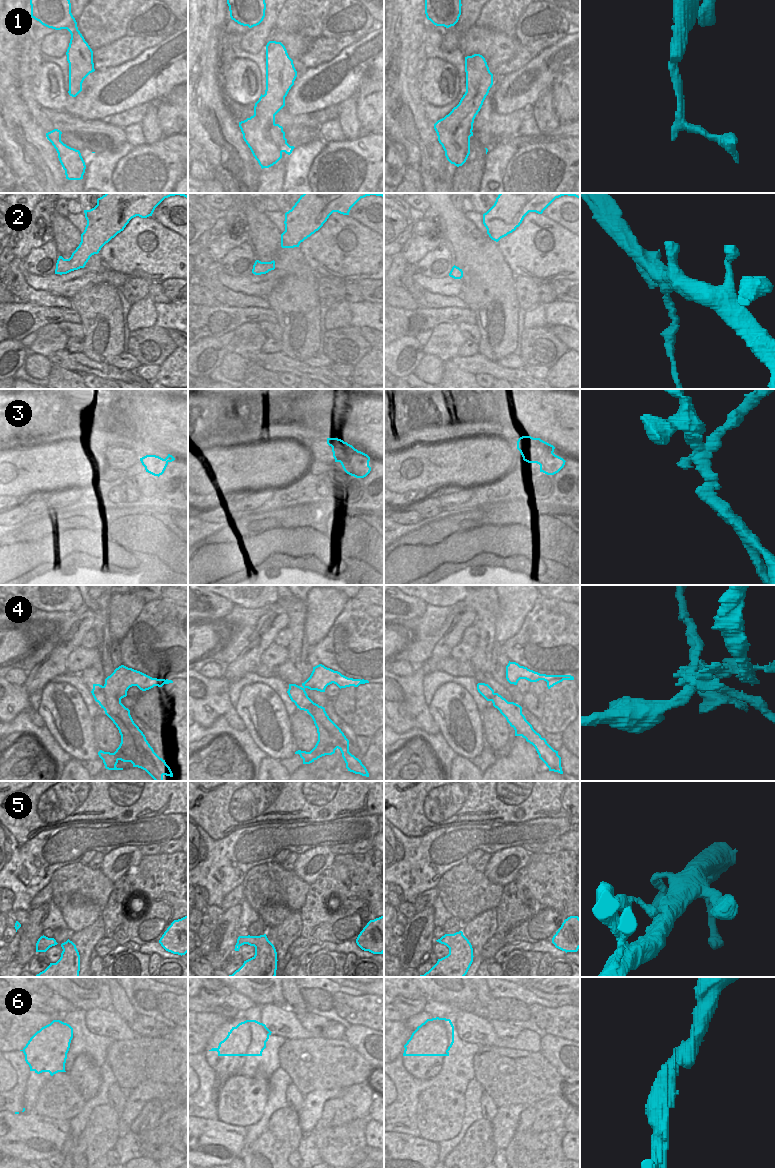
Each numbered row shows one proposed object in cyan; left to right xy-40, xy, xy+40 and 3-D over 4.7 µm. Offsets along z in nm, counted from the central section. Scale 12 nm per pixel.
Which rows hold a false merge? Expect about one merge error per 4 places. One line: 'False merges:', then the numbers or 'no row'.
False merges: 1, 3, 4

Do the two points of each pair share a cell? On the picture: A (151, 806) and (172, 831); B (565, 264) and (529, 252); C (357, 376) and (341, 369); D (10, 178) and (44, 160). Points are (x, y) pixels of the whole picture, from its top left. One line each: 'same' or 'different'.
A: different
B: same
C: different
D: different

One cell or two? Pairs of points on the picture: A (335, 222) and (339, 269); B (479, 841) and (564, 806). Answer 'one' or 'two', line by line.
A: one
B: two

